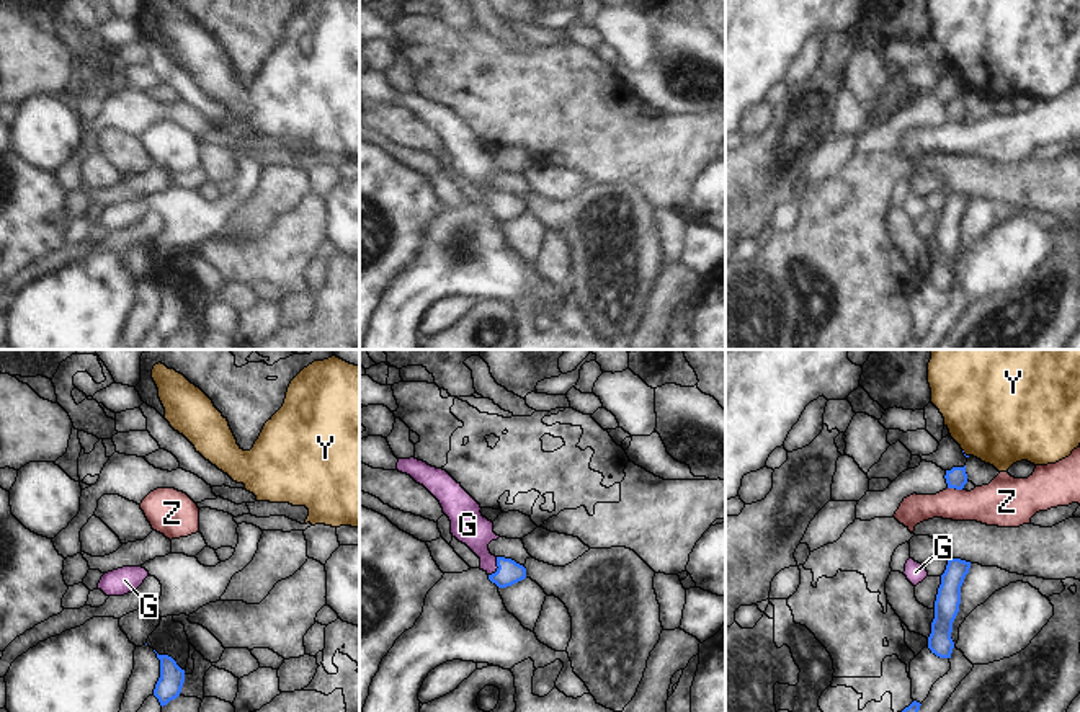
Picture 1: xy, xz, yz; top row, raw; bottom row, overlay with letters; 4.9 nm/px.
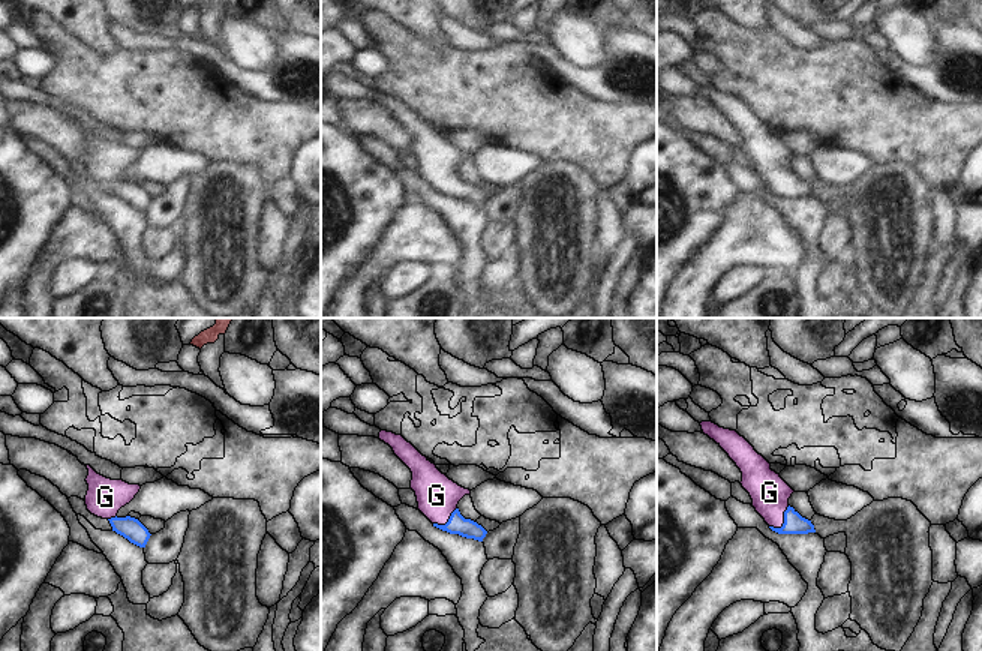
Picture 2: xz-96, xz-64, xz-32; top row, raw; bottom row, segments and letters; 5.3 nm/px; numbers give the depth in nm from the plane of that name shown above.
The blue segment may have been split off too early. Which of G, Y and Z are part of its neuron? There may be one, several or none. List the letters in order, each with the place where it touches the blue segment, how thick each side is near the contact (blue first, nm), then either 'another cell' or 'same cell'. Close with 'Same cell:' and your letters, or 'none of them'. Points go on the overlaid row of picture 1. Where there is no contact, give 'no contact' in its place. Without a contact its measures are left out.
G: xz (497, 565) | 120/170 nm | same cell
Y: yz (964, 454) | 20/460 nm | another cell
Z: yz (956, 489) | 100/240 nm | another cell
Same cell: G

